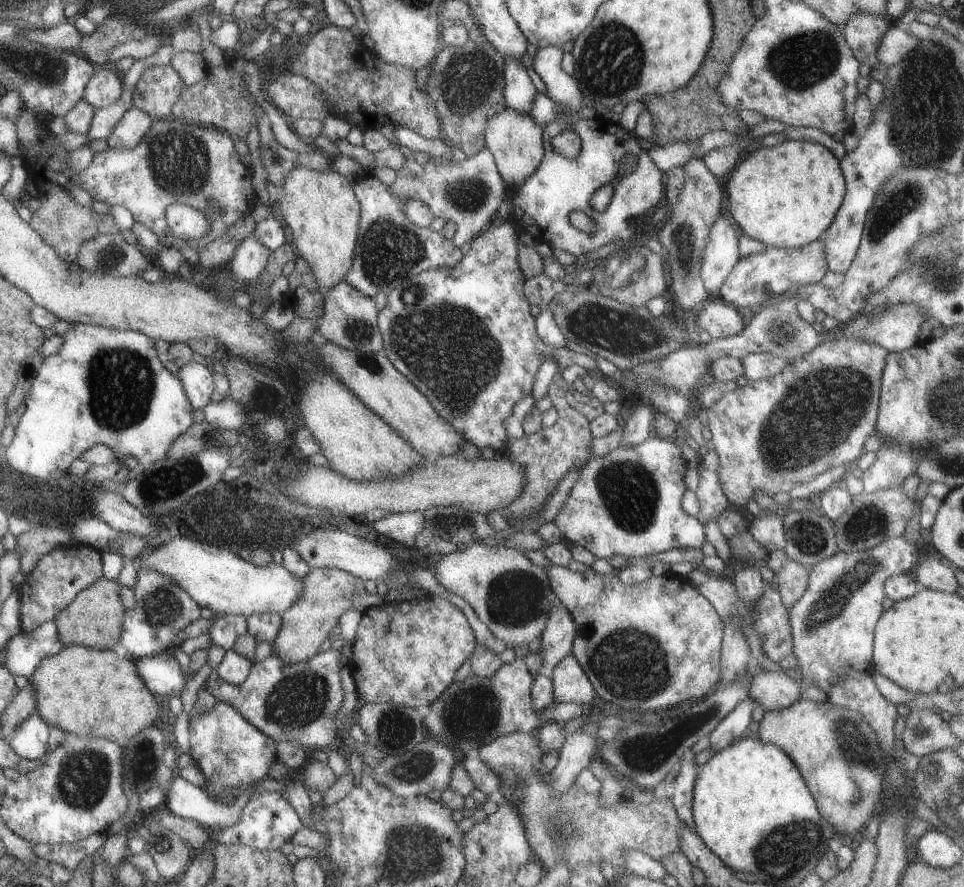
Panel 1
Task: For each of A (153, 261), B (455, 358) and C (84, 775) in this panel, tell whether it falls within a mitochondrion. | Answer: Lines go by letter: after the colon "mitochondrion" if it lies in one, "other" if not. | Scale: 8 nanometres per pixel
A: other
B: mitochondrion
C: mitochondrion

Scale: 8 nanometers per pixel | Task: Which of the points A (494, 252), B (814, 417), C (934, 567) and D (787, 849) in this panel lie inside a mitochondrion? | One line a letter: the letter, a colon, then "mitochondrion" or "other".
A: other
B: mitochondrion
C: other
D: mitochondrion

